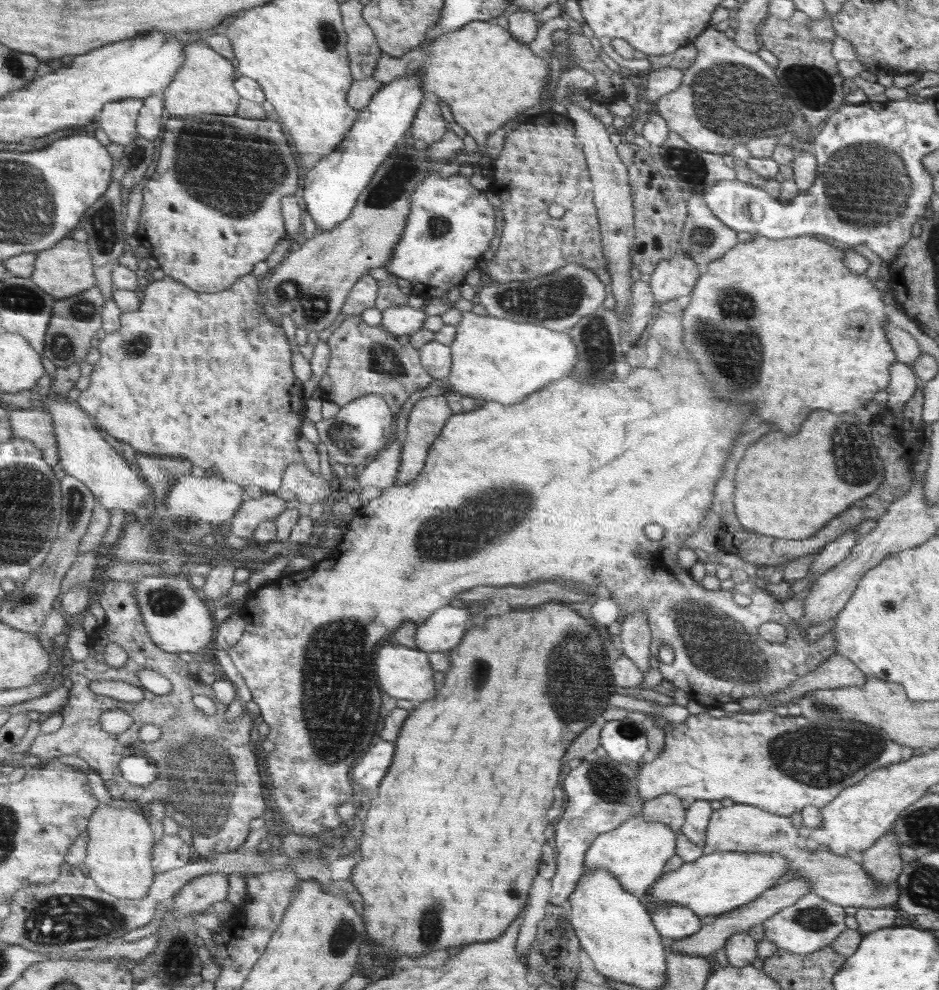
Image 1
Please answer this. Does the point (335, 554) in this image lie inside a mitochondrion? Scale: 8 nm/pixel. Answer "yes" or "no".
no

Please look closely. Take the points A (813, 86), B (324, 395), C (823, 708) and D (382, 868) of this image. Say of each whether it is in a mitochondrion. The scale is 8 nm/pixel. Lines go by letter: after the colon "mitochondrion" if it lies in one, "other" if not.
A: mitochondrion
B: other
C: mitochondrion
D: other

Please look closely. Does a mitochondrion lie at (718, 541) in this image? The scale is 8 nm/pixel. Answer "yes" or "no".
no

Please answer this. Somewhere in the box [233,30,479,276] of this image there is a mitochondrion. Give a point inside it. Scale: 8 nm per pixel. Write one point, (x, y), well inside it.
(403, 169)

